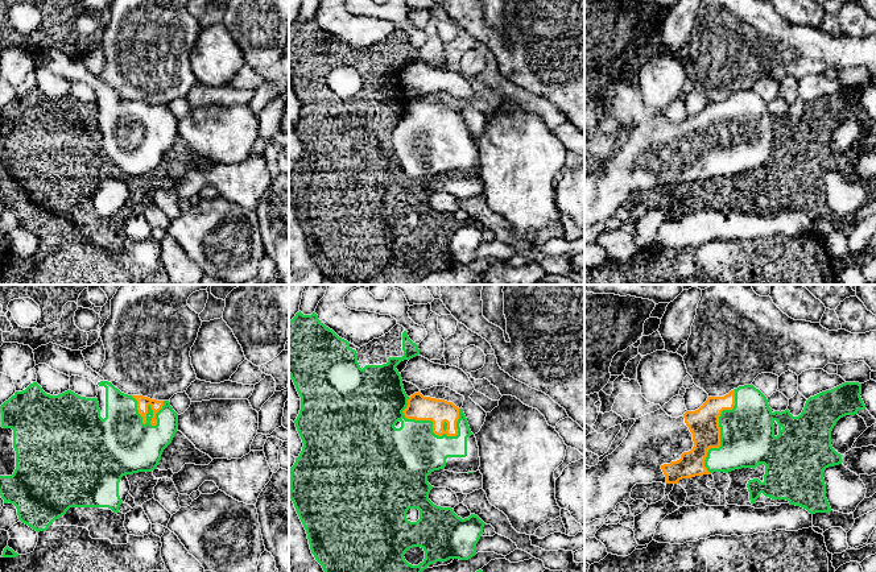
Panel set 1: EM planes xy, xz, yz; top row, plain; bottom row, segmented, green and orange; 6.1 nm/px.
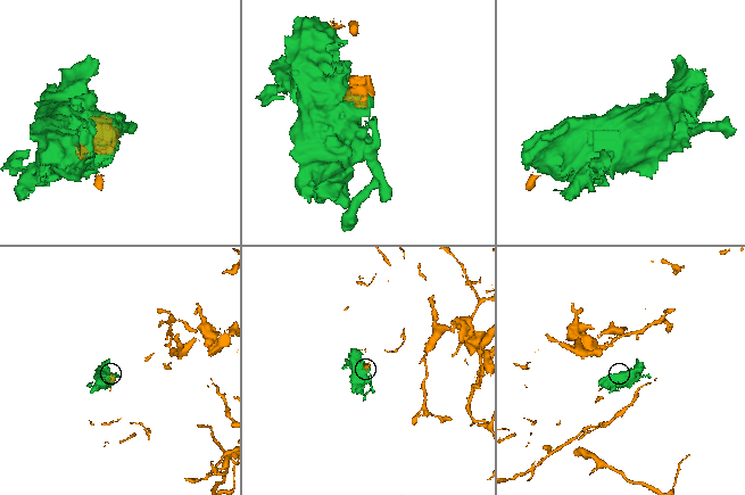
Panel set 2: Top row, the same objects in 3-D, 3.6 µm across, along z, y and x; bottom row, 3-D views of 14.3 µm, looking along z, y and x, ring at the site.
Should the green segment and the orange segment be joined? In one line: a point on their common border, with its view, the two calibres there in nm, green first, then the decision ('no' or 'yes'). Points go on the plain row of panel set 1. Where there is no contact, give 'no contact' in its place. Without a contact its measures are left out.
meets green in xz at (426, 125); 360 nm thick on the green side, 150 nm on the other; no

